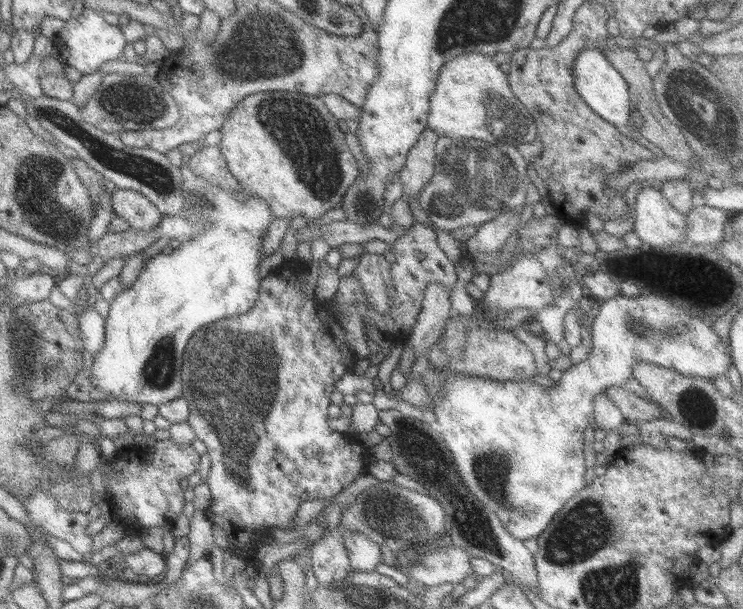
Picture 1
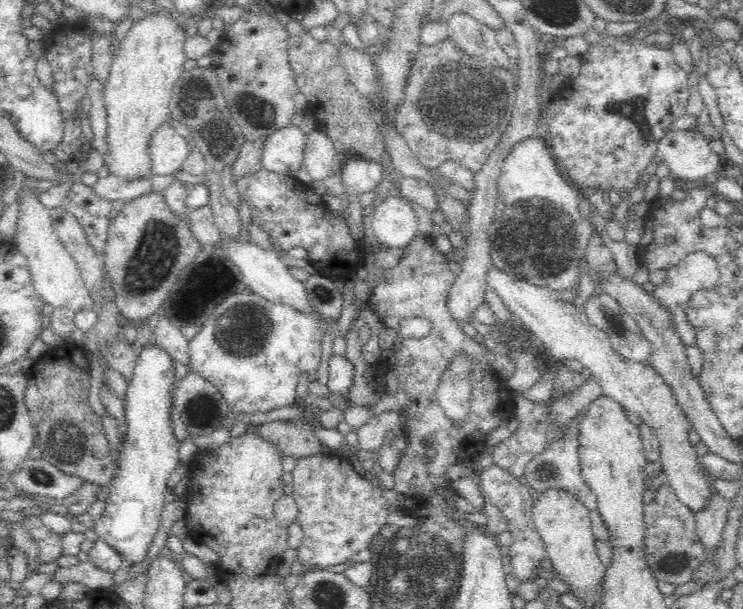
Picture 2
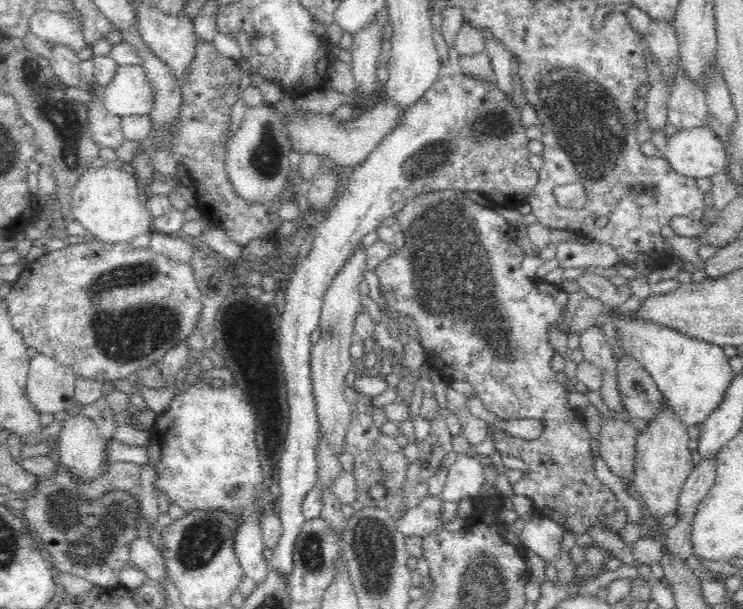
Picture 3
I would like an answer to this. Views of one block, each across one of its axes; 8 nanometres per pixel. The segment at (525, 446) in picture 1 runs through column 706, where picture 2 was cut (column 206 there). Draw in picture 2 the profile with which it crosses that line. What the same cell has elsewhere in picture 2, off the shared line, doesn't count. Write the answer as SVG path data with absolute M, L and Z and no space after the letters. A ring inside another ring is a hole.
M242 289L208 310L201 331L189 342L190 363L218 389L232 413L267 413L297 400L300 372L316 372L321 364L322 337L310 315Z

